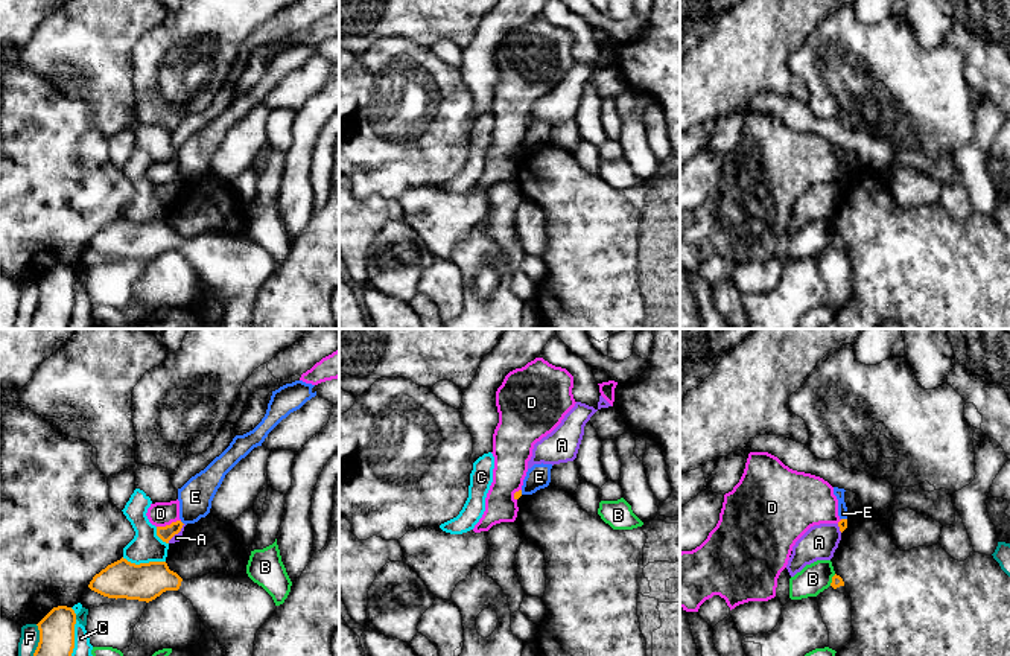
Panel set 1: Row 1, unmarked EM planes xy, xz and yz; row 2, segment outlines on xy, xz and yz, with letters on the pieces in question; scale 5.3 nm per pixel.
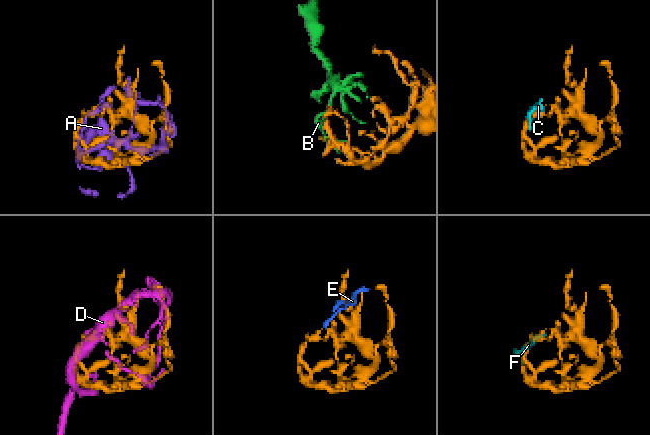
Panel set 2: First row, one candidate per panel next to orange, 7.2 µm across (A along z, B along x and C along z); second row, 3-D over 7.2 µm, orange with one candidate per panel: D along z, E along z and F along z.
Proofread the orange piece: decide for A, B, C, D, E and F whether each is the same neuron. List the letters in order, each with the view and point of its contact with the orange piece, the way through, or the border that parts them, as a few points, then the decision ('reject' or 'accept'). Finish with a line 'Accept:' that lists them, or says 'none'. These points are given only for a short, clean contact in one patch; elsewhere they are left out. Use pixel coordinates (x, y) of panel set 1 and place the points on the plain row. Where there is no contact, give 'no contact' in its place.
A: meets orange in xy at (177, 192); reject
B: meets orange in yz at (832, 239); border along yz (835, 233), (829, 244); reject
C: meets orange in xy at (73, 303); reject
D: meets orange in xy at (168, 184); reject
E: meets orange in xy at (181, 181); border along xy (180, 180), (183, 183); reject
F: meets orange in xy at (37, 306); reject
Accept: none

